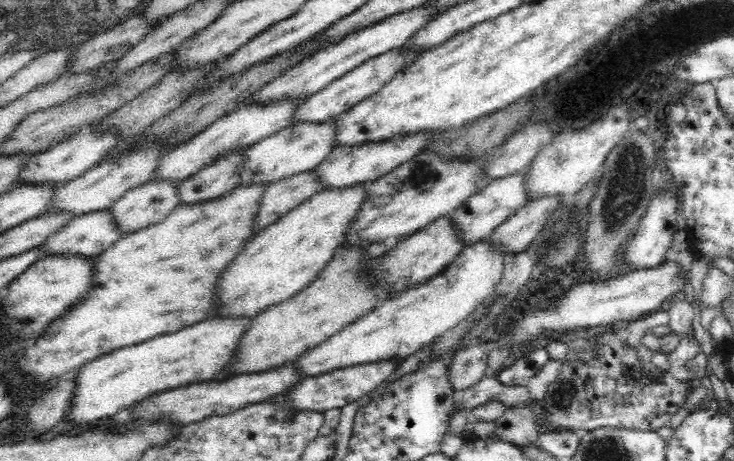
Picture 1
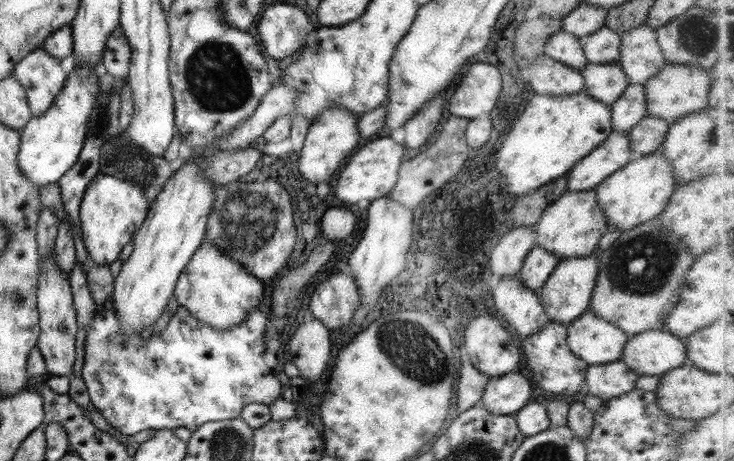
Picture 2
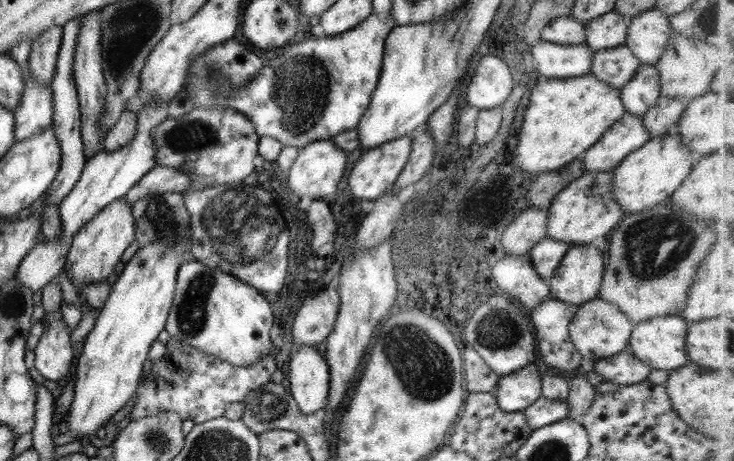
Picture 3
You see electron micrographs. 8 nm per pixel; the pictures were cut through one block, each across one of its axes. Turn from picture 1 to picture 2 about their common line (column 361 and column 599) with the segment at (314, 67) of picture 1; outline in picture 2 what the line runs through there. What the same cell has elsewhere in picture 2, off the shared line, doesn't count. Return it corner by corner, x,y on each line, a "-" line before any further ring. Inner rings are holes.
599,28
585,36
581,44
589,64
611,64
619,58
620,35
609,28

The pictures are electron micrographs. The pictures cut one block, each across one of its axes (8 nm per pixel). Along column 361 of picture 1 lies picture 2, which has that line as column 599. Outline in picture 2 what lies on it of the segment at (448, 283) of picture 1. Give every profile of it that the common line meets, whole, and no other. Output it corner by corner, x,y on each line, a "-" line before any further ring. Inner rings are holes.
589,311
583,312
576,320
567,323
565,330
567,330
566,344
568,349
588,365
619,361
623,347
629,338
623,330
601,318
596,318

